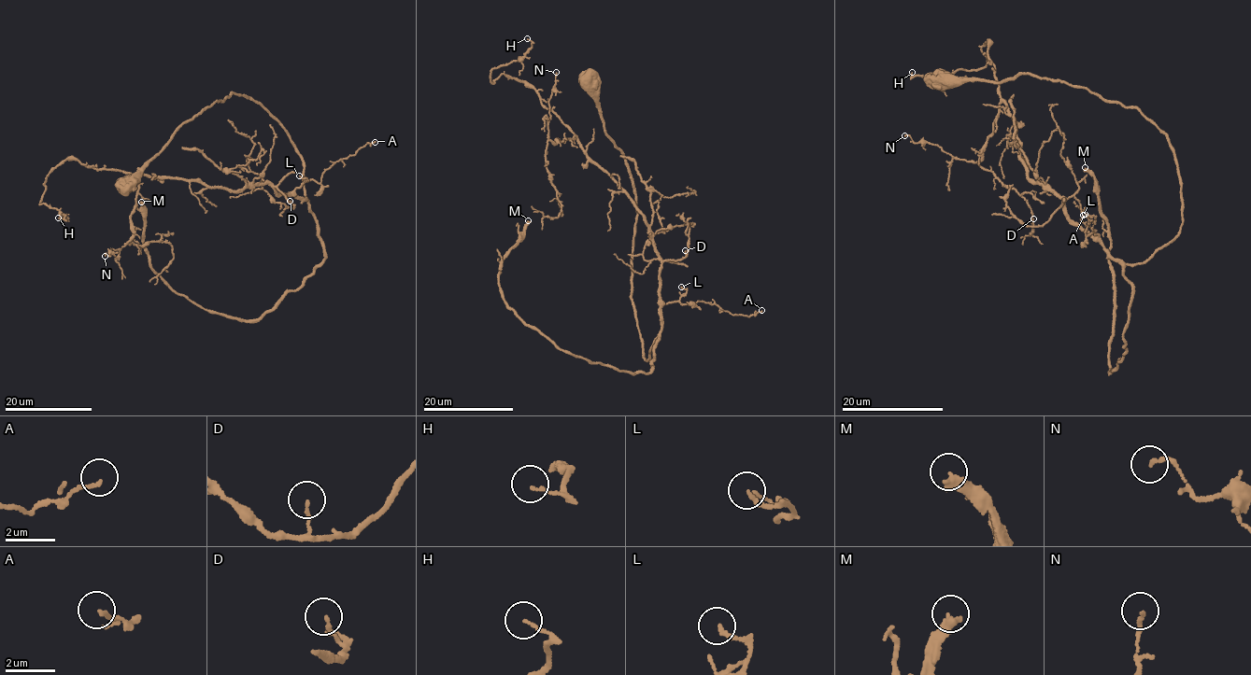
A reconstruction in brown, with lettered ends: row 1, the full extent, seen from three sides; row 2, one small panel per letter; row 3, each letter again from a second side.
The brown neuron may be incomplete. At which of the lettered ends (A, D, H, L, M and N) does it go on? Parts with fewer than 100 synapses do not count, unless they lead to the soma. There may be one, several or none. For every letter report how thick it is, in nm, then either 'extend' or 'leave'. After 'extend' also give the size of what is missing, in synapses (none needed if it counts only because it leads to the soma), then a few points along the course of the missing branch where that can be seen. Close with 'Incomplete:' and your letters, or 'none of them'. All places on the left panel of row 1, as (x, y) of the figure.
A: 140 nm | leave
D: 110 nm | leave
H: 100 nm | leave
L: 150 nm | leave
M: 420 nm | extend | 400 syn | (141, 202), (137, 189), (135, 194), (120, 189), (88, 168), (62, 173), (52, 182), (71, 182), (63, 203)
N: 140 nm | leave
Incomplete: M

